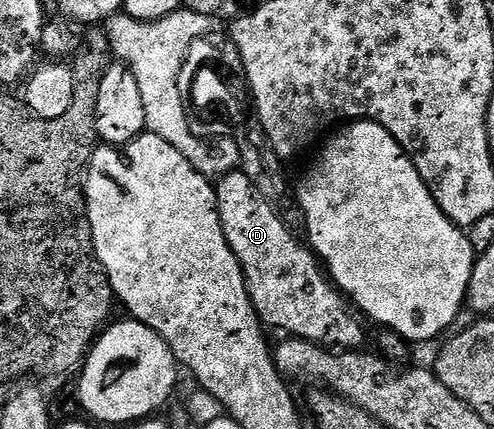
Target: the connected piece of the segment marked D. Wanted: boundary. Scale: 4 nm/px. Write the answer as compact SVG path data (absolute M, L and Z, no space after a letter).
M241 170L220 176L216 180L215 190L217 212L227 245L241 262L249 296L262 324L269 329L278 327L285 331L281 333L286 336L306 339L309 343L329 349L364 348L362 320L345 308L346 300L342 292L323 274L312 250L285 228L284 221L273 212L276 211L274 204L252 187L251 181Z

